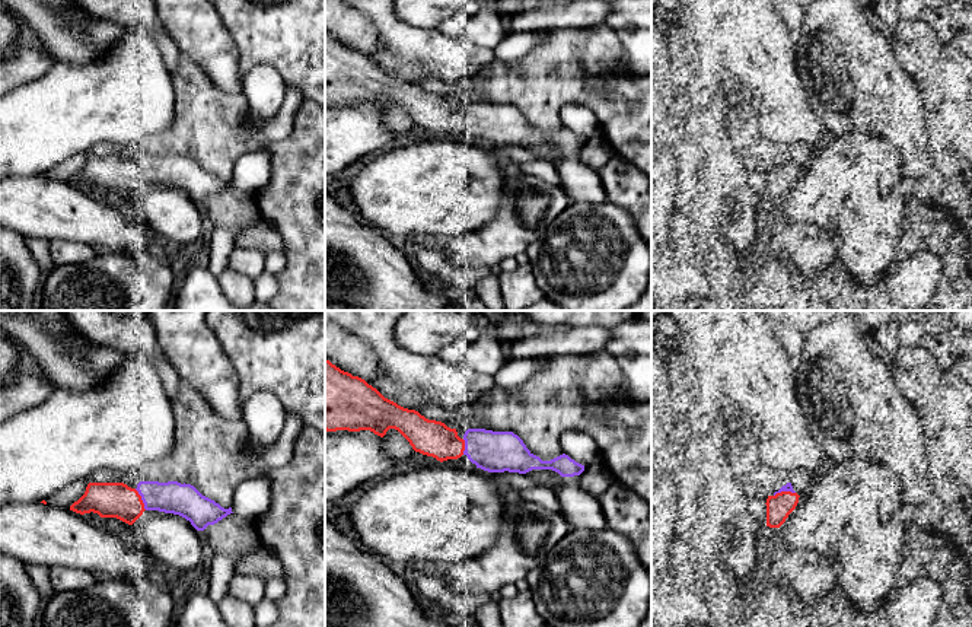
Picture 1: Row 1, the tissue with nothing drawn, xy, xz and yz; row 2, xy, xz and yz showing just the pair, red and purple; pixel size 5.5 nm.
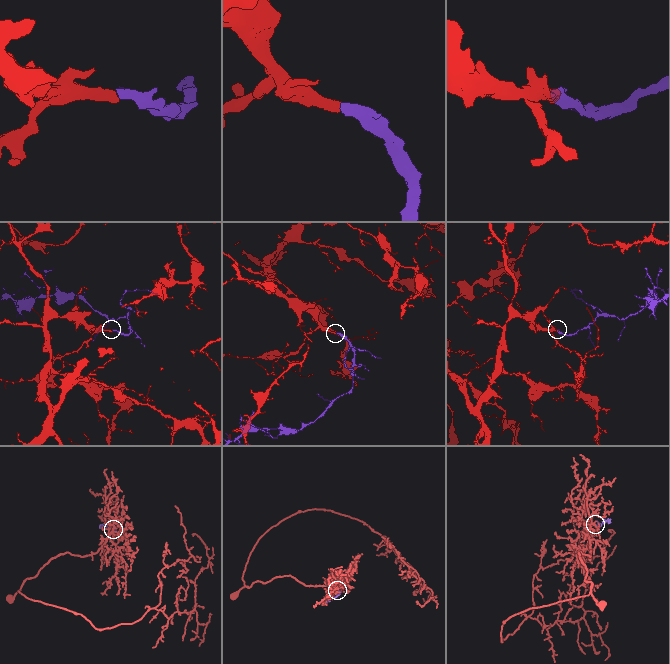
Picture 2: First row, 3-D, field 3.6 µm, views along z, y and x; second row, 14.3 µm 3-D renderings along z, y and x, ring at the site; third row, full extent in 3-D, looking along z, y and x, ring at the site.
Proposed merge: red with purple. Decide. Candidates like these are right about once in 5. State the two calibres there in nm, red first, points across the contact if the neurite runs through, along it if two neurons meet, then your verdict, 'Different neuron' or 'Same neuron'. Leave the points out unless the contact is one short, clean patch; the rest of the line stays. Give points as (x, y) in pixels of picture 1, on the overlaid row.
Thickness 190 nm (red) against 180 nm. Same neuron

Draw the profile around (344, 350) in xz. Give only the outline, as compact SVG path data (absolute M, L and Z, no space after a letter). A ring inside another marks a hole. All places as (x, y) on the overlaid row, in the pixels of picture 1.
M326 318L325 359L361 379L375 379L382 372L377 356L366 343Z

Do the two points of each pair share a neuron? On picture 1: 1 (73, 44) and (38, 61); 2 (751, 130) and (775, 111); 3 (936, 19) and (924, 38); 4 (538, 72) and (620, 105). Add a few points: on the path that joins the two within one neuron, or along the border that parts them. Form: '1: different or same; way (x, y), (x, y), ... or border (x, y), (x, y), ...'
1: different; border (34, 38), (56, 60)
2: different; border (746, 91), (759, 129), (767, 137)
3: different; border (921, 21), (942, 43)
4: same; way (558, 72), (571, 72), (585, 83), (599, 85)

